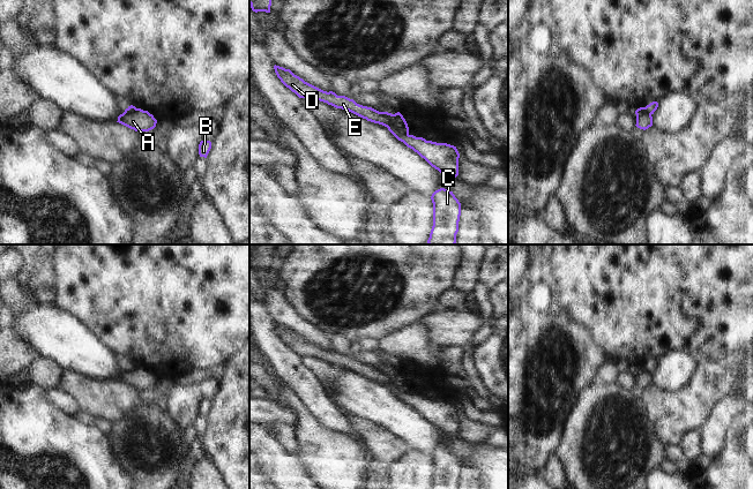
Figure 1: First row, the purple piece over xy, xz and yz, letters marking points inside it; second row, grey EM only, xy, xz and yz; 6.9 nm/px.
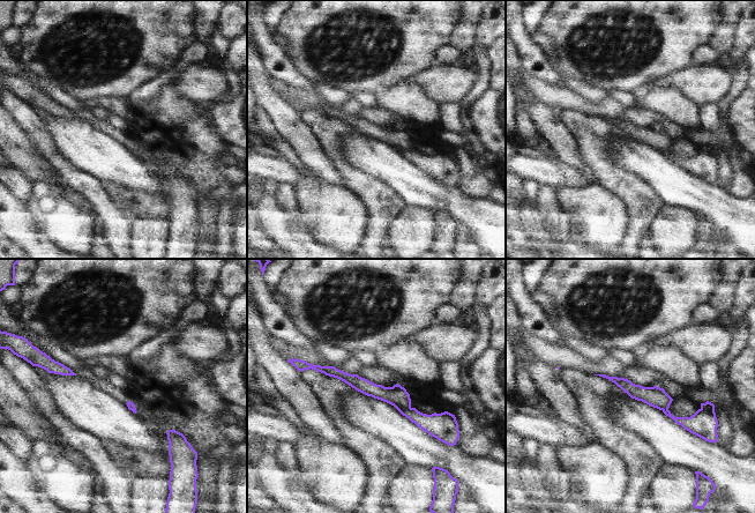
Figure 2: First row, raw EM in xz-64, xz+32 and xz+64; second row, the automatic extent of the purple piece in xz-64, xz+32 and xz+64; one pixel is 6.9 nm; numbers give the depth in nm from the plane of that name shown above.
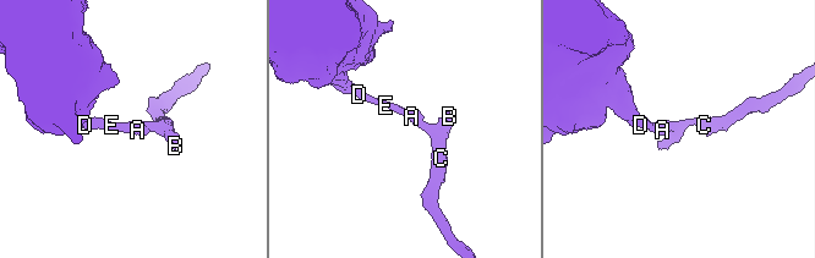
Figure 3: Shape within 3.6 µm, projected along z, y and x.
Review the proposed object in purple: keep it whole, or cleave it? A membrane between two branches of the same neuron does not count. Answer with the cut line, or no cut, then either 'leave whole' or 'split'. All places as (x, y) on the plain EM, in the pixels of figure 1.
cut in xz along (387, 384), (408, 392); split

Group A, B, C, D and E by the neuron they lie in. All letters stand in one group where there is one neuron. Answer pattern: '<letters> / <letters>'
A D E / B C

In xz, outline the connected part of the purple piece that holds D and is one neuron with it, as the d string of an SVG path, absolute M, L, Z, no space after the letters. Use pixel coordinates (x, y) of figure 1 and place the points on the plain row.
M274 324L275 331L281 340L295 351L299 356L313 356L336 367L349 369L367 379L392 385L403 392L409 392L409 385L403 374L397 370L395 373L388 370L379 370L372 366L357 362L353 358L345 354L337 354L333 349L323 349L295 333L290 328Z

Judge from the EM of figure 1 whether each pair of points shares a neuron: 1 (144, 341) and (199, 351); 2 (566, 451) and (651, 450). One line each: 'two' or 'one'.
1: one
2: one

